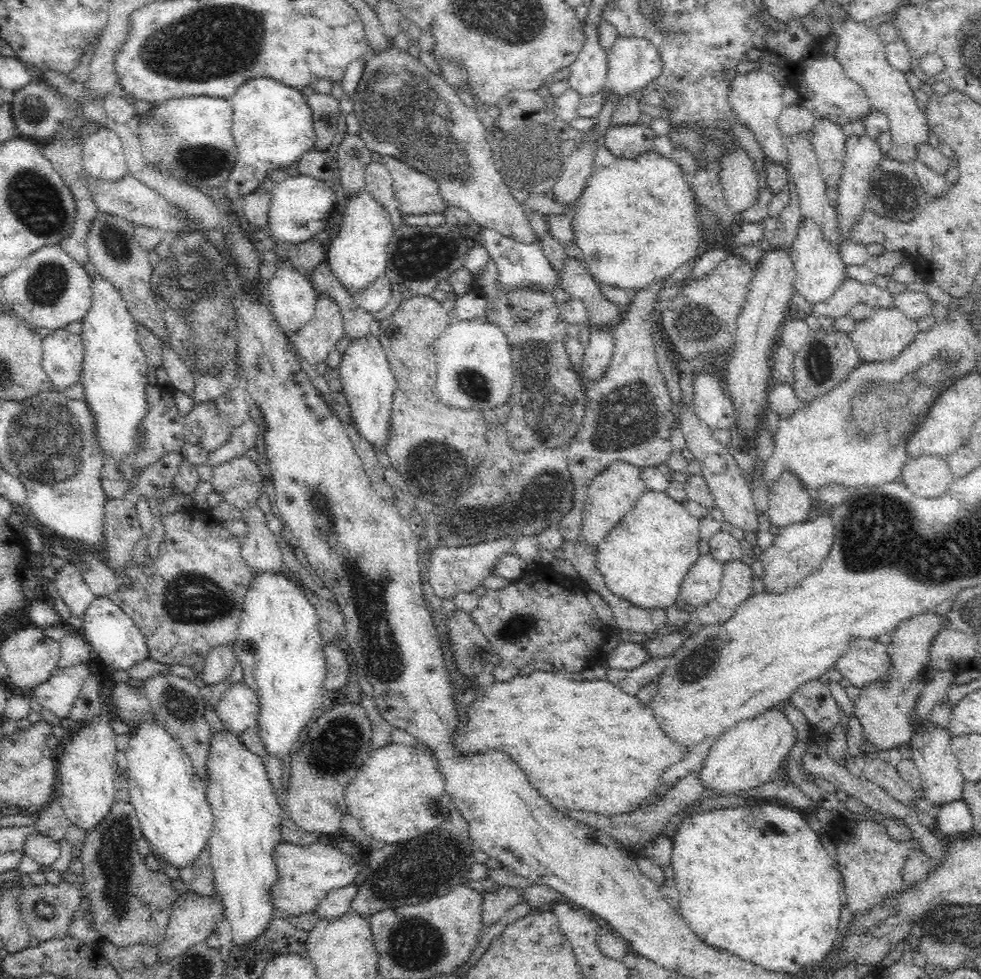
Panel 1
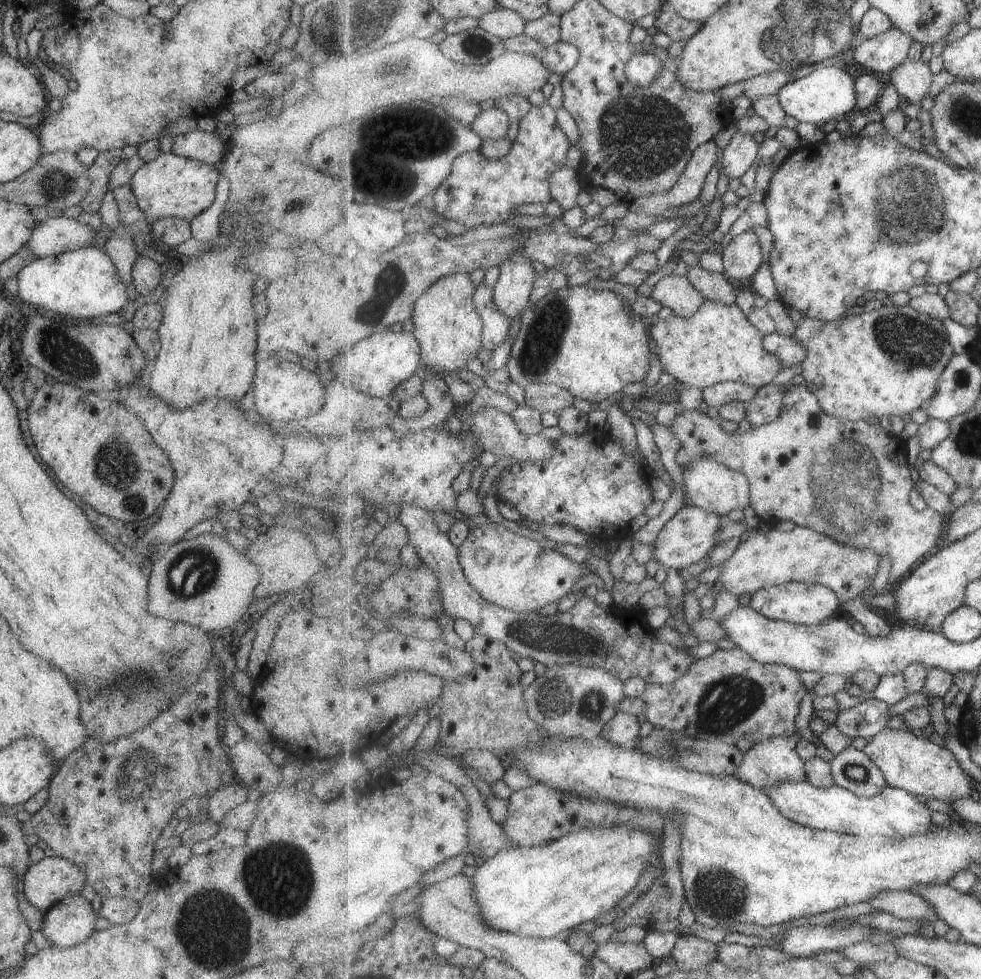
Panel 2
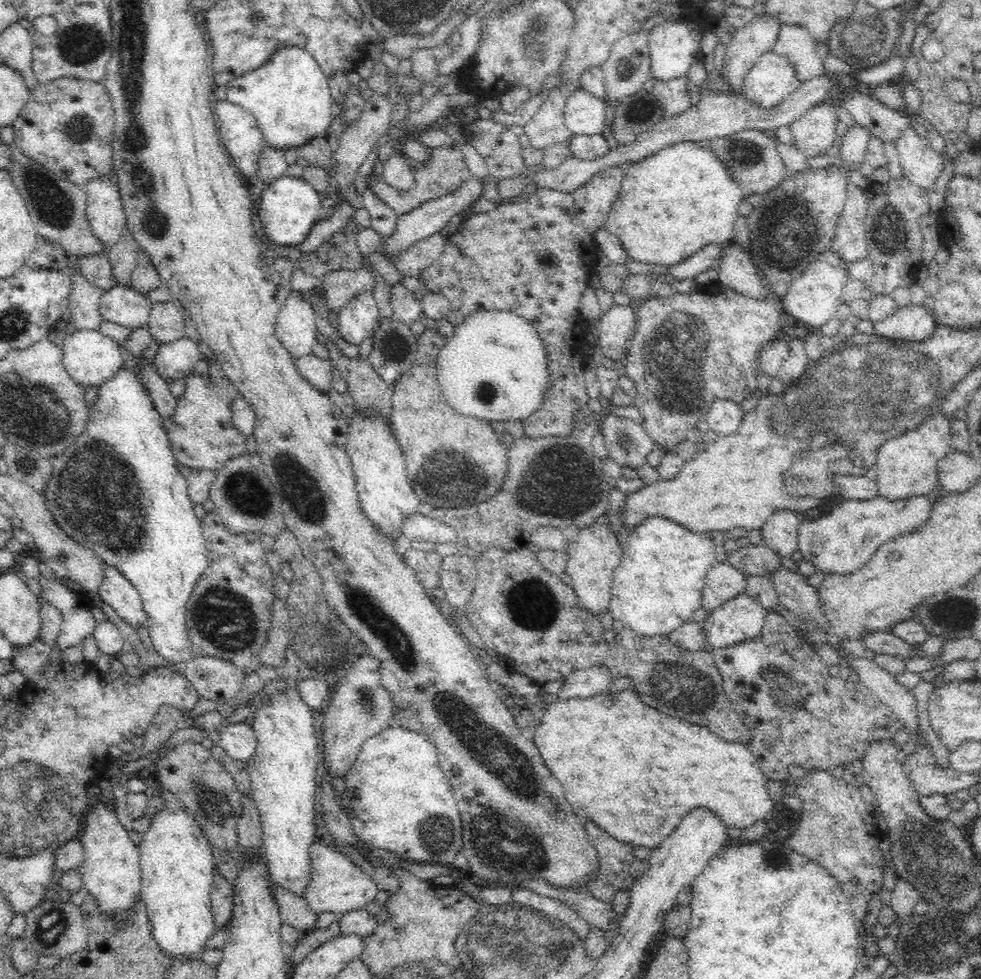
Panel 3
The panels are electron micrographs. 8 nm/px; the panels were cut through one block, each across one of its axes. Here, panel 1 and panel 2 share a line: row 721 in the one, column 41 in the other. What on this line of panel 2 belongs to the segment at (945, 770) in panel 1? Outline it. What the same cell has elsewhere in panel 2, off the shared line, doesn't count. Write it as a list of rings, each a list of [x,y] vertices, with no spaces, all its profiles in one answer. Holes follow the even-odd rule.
[[[73,894],[46,910],[39,931],[49,947],[72,947],[92,936],[93,920],[95,912],[90,902],[81,894]]]

